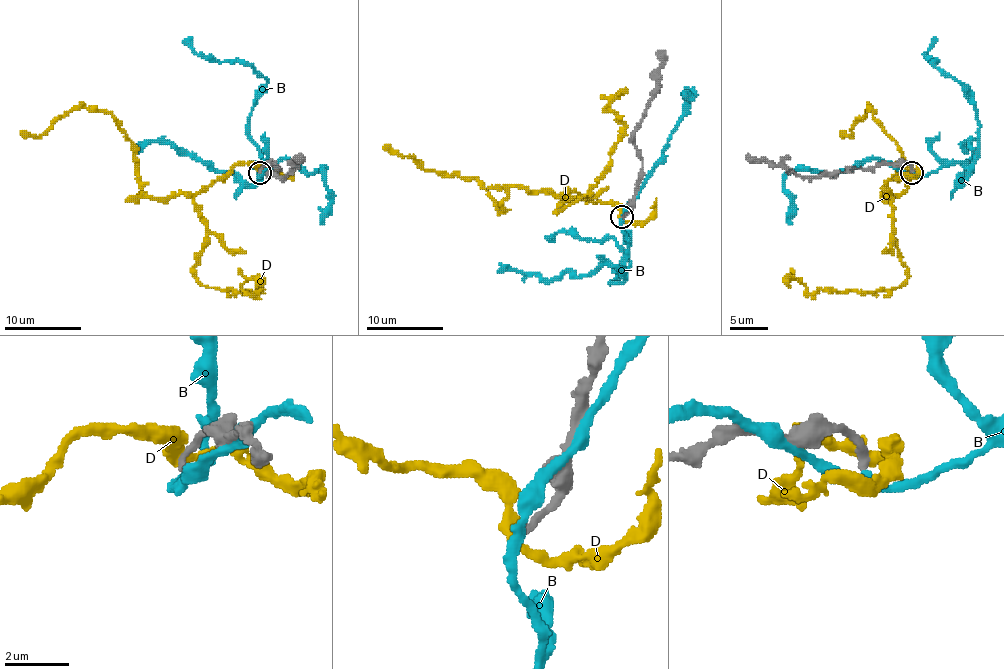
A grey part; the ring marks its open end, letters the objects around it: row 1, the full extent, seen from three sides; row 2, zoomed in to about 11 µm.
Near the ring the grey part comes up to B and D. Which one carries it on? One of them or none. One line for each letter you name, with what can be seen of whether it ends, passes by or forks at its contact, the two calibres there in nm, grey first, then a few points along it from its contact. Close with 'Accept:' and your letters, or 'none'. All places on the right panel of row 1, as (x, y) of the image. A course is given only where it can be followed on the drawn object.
Accept: none

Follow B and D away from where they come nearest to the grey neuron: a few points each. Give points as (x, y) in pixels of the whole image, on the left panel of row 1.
B: (261, 172), (249, 113), (266, 81), (249, 63), (199, 56), (188, 37)
D: (261, 168), (238, 163), (194, 193), (148, 197), (134, 144), (110, 113), (75, 107), (39, 136), (20, 130)

